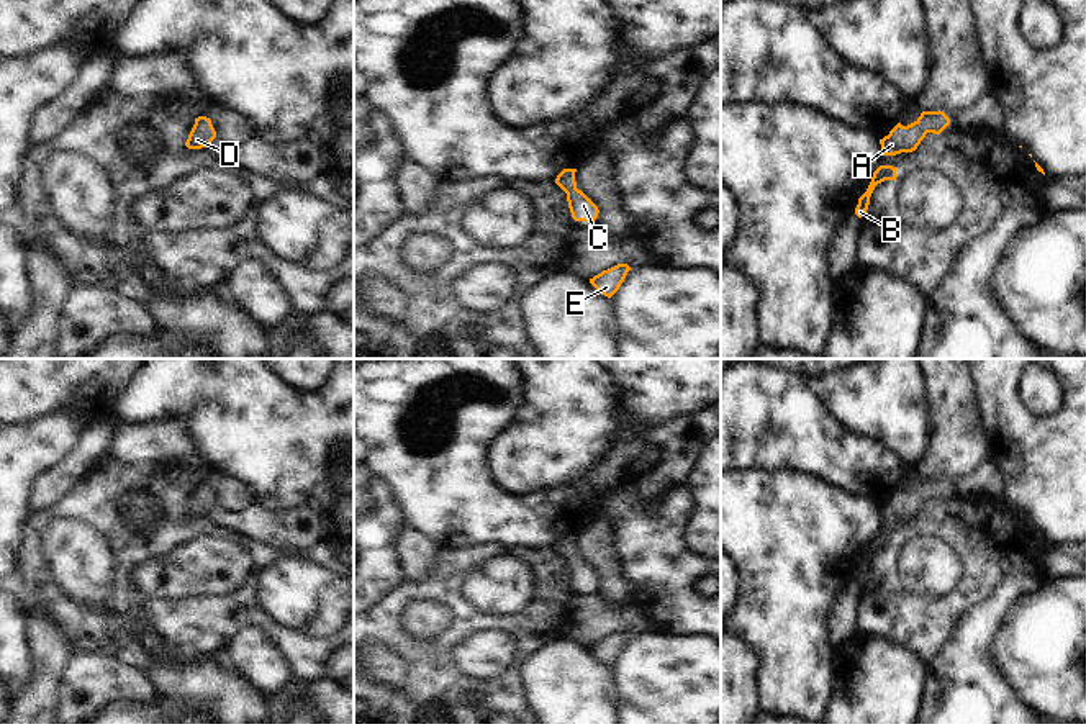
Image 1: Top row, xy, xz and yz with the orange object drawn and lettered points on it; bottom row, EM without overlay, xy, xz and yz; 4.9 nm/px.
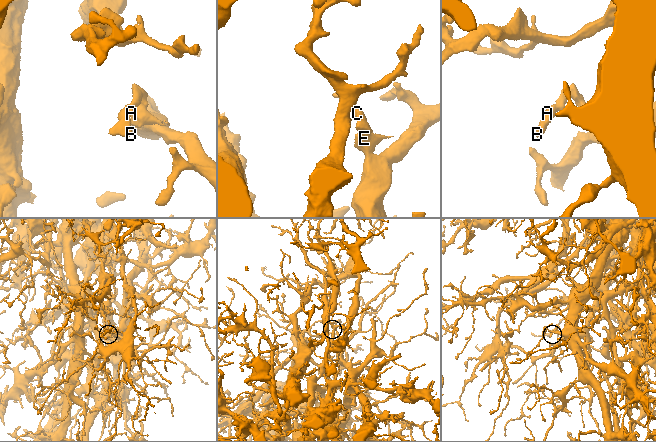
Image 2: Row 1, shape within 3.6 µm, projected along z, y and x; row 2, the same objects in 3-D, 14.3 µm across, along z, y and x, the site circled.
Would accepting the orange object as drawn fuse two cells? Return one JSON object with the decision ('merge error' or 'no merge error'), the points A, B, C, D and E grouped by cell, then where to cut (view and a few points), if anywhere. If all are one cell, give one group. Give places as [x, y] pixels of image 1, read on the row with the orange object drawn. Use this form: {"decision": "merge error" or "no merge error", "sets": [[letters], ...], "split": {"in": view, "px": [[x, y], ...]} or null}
{"decision": "no merge error", "sets": [["A", "B", "C", "D", "E"]], "split": null}

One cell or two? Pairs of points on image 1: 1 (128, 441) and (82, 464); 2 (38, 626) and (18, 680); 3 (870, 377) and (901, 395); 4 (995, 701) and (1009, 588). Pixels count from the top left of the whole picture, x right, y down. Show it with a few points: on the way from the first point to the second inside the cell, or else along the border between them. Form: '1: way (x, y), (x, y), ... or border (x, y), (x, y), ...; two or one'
1: border (107, 423), (112, 428), (110, 454); two
2: border (25, 618), (25, 633), (31, 654), (28, 687); two
3: way (878, 385), (888, 395), (893, 395); one
4: way (978, 674), (978, 626), (986, 616); one

